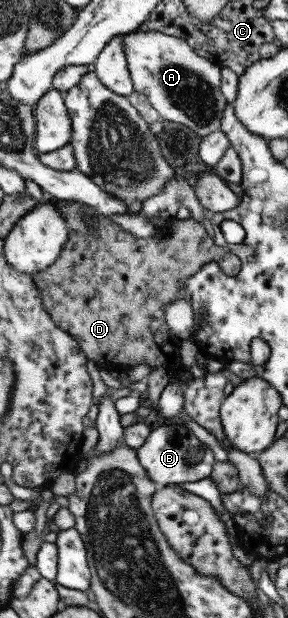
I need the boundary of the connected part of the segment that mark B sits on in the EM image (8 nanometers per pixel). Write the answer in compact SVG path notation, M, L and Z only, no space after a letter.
M172 422L169 424L155 423L142 446L136 451L138 462L146 471L148 480L157 487L168 484L182 485L186 482L198 482L208 477L215 460L204 443L198 441L191 432L184 429L184 424Z

